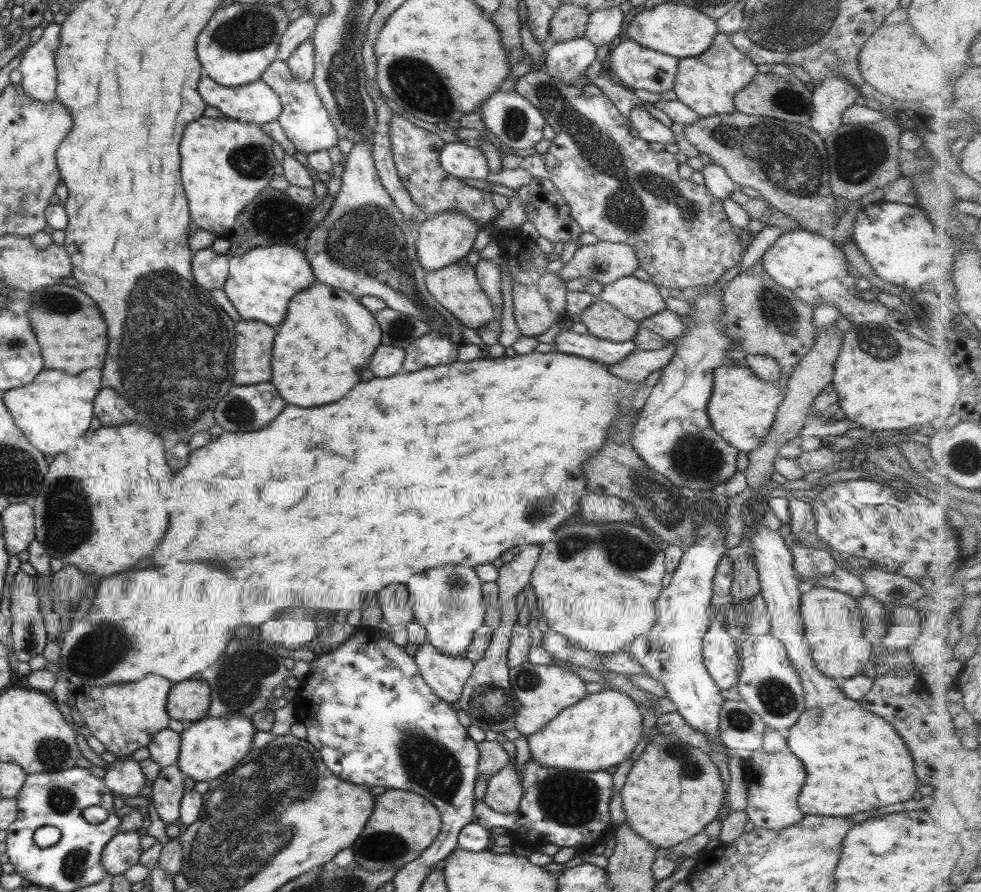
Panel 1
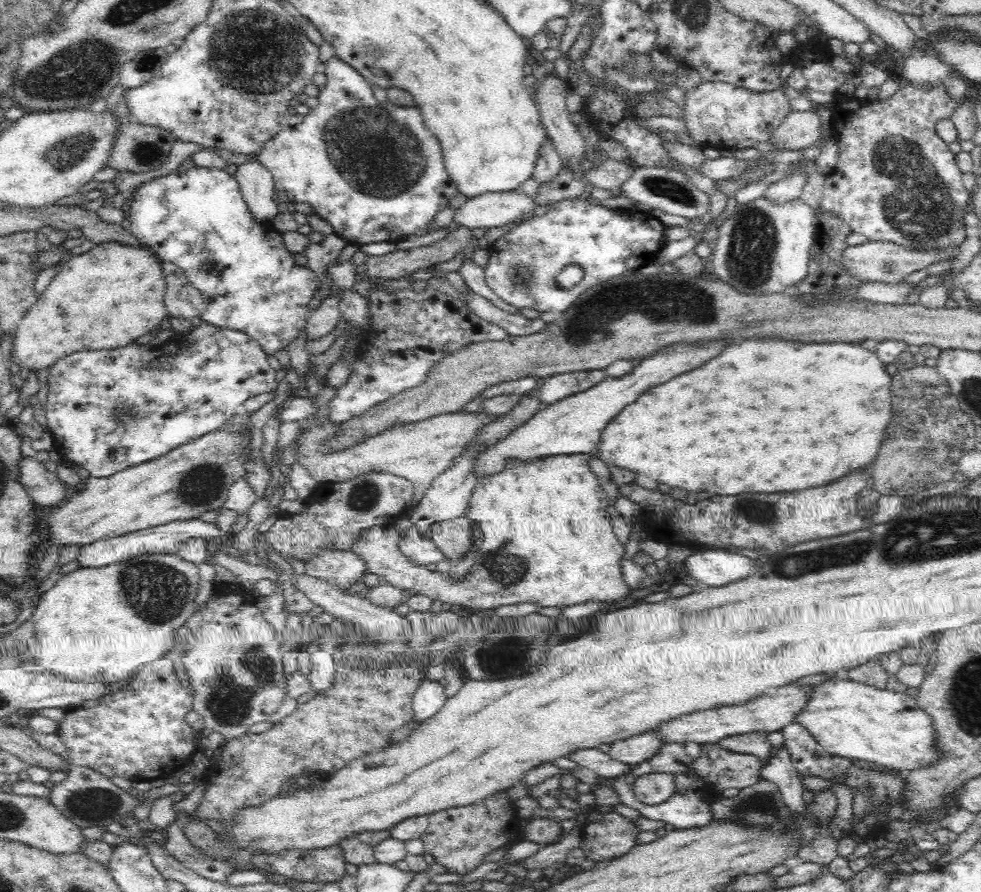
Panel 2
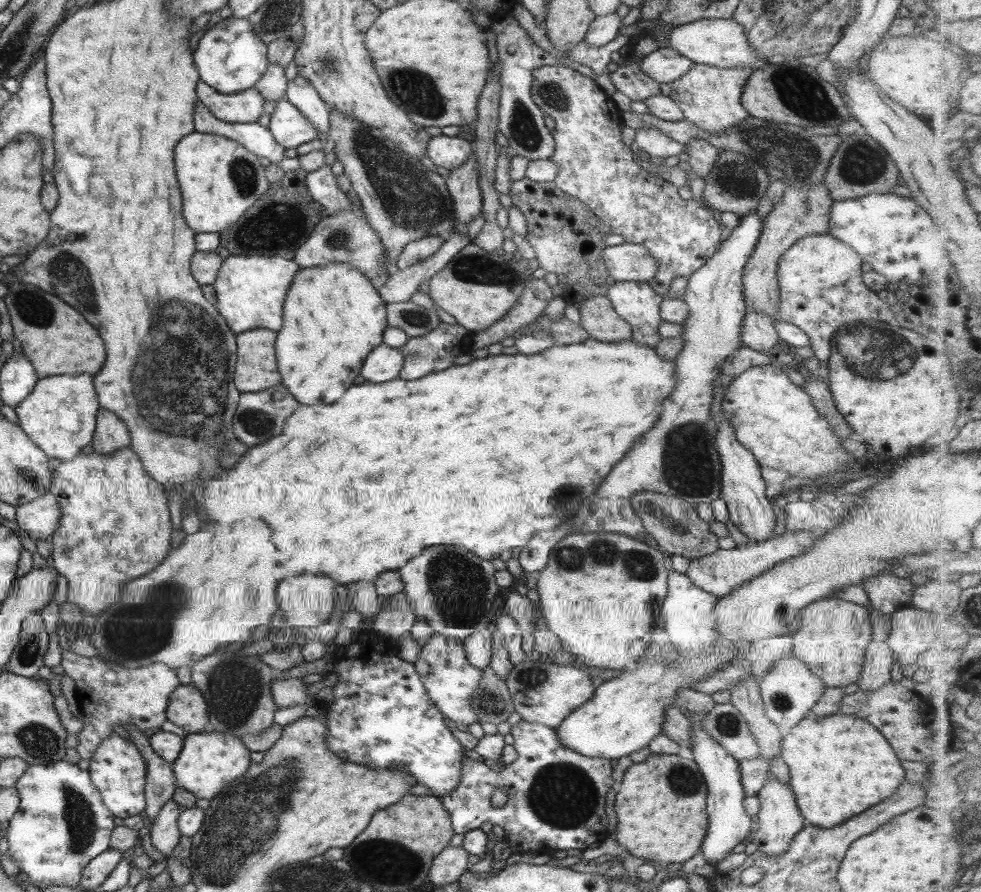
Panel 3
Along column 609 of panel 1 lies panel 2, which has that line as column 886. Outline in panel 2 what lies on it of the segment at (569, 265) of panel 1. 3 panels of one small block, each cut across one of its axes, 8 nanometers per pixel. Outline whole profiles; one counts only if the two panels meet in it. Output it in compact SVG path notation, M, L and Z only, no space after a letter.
M866 241L855 246L847 246L841 254L841 266L845 270L846 277L854 277L854 279L862 282L884 282L894 283L904 281L911 273L922 270L934 262L938 262L949 256L956 256L958 247L948 248L948 250L934 250L932 252L914 252L908 250L899 244L890 242L870 242Z

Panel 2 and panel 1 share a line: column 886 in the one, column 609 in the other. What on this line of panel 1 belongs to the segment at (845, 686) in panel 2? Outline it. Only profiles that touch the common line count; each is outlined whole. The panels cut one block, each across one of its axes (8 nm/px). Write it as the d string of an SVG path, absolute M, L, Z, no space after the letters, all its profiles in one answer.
M602 689L567 706L537 732L526 736L531 761L539 767L583 772L605 771L626 760L641 736L641 708L629 696Z

